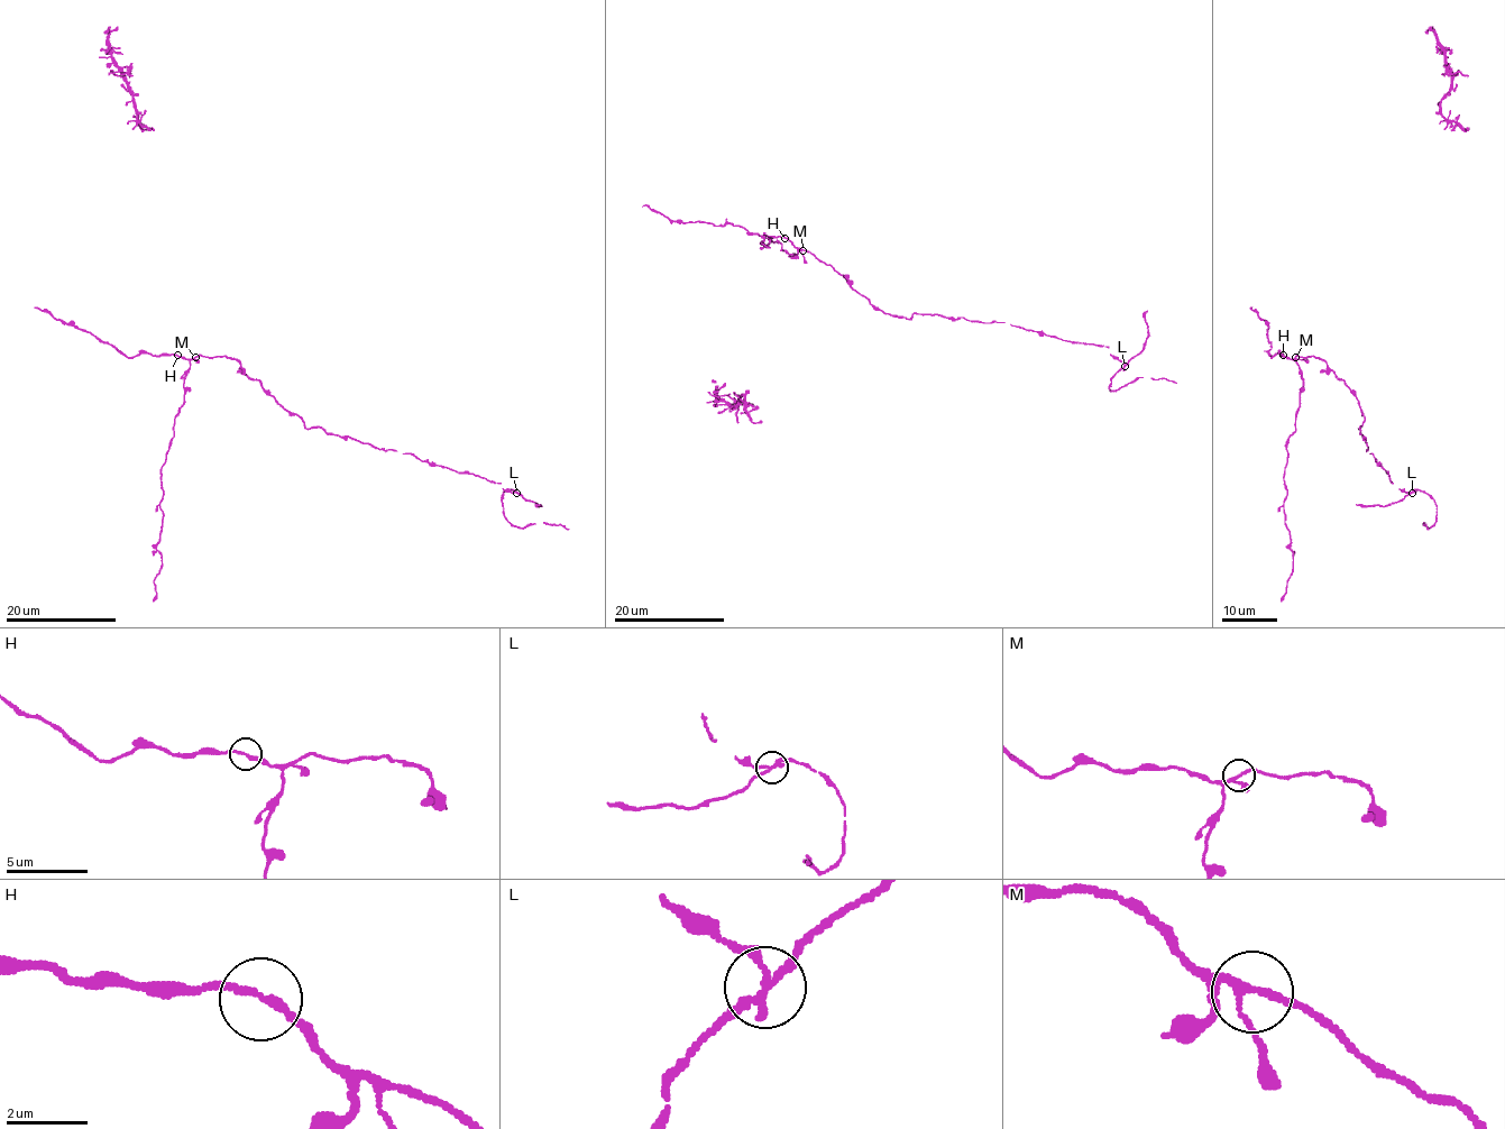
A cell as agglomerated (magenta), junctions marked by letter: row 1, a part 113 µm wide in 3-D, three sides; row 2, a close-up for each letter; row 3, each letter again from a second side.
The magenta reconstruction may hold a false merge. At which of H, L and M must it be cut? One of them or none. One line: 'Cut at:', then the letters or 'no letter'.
Cut at: L

